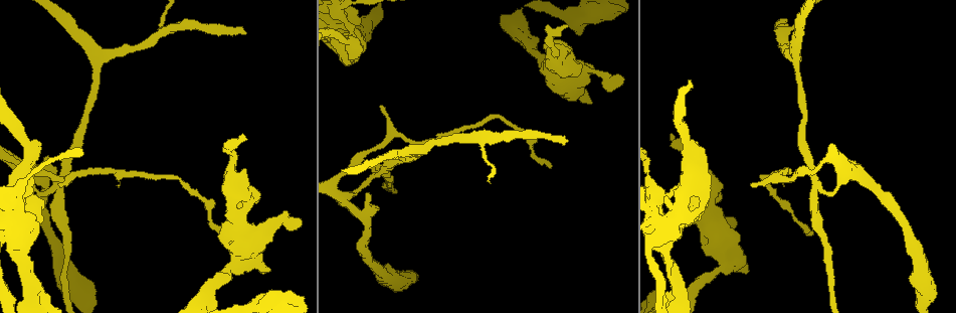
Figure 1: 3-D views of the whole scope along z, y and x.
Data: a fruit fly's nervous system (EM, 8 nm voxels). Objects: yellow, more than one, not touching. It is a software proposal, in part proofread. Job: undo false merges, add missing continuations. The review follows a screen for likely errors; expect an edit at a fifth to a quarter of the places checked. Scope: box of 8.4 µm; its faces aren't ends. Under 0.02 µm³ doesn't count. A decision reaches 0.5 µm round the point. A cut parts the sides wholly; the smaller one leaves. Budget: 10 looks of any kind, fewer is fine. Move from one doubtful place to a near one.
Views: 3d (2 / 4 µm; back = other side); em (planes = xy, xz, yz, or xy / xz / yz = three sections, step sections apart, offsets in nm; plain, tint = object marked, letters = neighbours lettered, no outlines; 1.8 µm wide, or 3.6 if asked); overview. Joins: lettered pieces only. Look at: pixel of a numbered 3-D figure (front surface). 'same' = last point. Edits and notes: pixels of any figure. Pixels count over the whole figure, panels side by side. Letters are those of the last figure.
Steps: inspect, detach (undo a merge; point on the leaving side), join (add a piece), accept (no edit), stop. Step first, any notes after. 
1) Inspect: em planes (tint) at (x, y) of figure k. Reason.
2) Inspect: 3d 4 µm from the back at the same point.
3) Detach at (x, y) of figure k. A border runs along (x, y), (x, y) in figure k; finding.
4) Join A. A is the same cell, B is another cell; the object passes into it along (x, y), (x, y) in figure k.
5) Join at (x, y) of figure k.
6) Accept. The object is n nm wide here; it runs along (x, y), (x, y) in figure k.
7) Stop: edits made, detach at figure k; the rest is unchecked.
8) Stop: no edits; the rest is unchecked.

Inspect: 3d 2 µm at (378, 173) of figure 1. Arms part here.

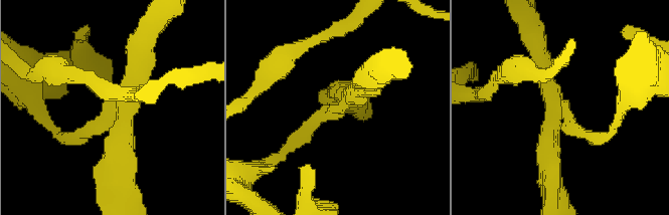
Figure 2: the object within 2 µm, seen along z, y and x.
Inspect: em planes (plain) at (562, 114) of figure 2. 3 arms meet here; now the EM.

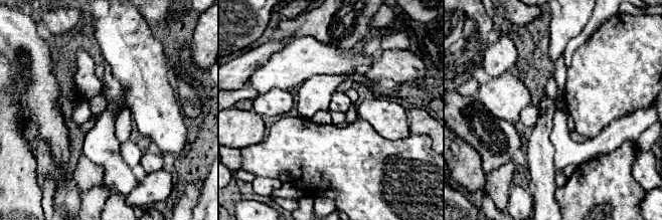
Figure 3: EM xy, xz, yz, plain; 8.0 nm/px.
Inspect: em planes (letters) at the same point.

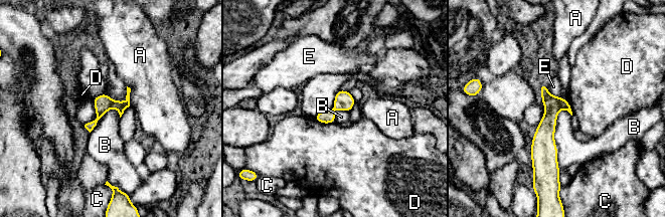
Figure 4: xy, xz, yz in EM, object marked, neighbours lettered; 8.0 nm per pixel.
Detach at (545, 130) of figure 4. A, B, C, D and E are other cells; a border runs along (558, 97), (560, 109) in figure 4; a second cell is stuck on.

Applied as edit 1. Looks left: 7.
Inspect: overview.

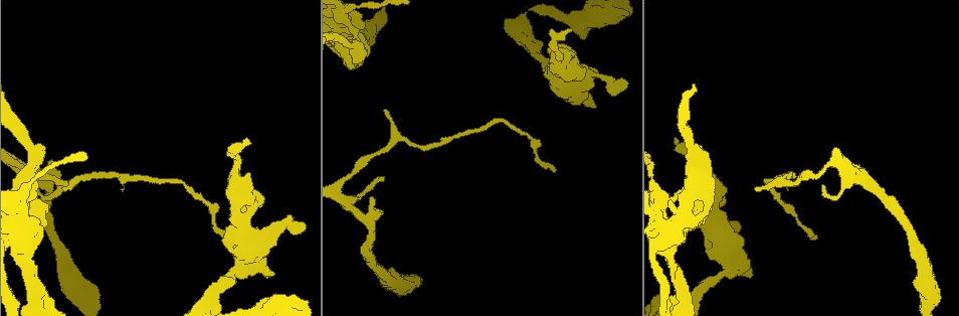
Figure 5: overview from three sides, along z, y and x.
Inspect: em planes (letters) at (558, 56) of figure 5. Sharp bend.

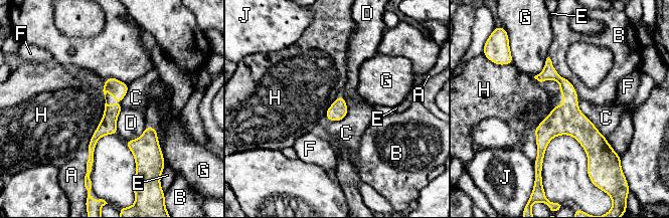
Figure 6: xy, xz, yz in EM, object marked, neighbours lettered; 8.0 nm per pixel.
Accept. A, B, C, D, E, F, G, H and J are other cells; it runs along (548, 61), (594, 157) in figure 6; continuous, no second cell.

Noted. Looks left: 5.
Inspect: 3d 4 µm at (272, 274) of figure 5. Thick end.

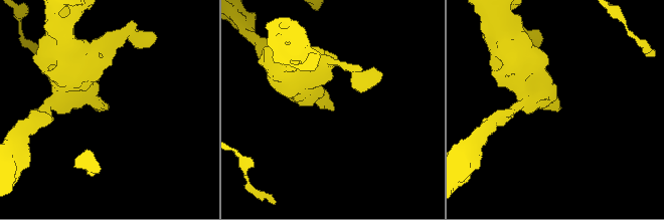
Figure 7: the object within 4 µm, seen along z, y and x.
Inspect: em planes (tint) at (108, 106) of figure 7.

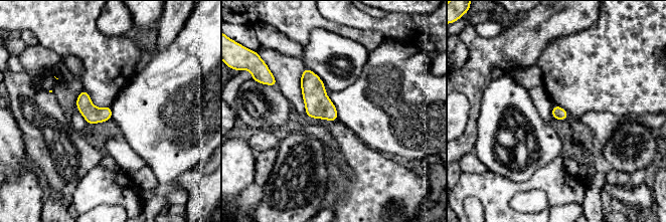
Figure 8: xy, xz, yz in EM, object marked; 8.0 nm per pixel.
Inspect: em planes (letters) at the same point. See the neighbours.

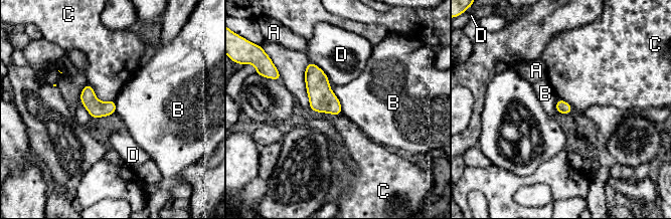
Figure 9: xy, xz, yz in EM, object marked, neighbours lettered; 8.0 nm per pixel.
Accept. A, B, C and D are other cells; a border runs along (329, 84), (339, 100), (342, 114) in figure 9; no lettered piece goes on from it.

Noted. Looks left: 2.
Stop: edits made, detach at figure 4; the rest is unchecked.

